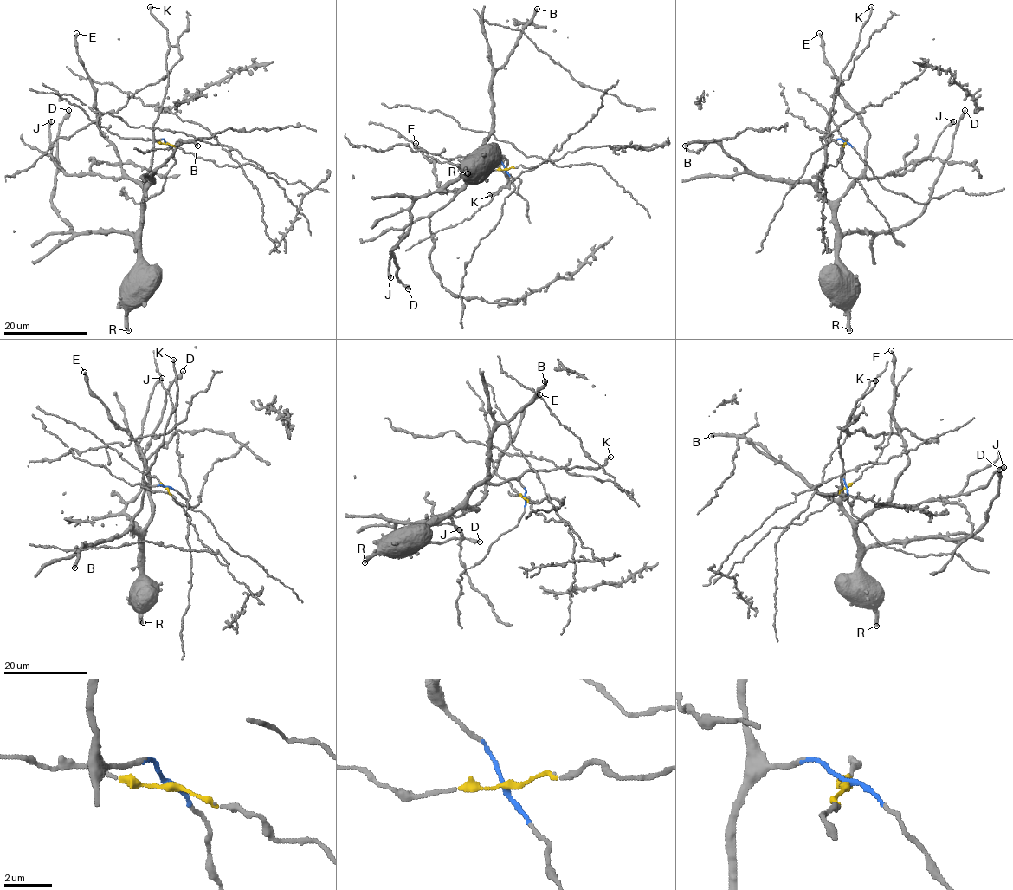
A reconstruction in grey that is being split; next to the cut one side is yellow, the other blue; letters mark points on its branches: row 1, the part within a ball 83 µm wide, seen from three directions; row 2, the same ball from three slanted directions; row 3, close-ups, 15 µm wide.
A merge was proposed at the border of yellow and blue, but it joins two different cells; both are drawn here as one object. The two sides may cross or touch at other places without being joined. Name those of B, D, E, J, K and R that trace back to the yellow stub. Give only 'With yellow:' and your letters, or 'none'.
With yellow: none

